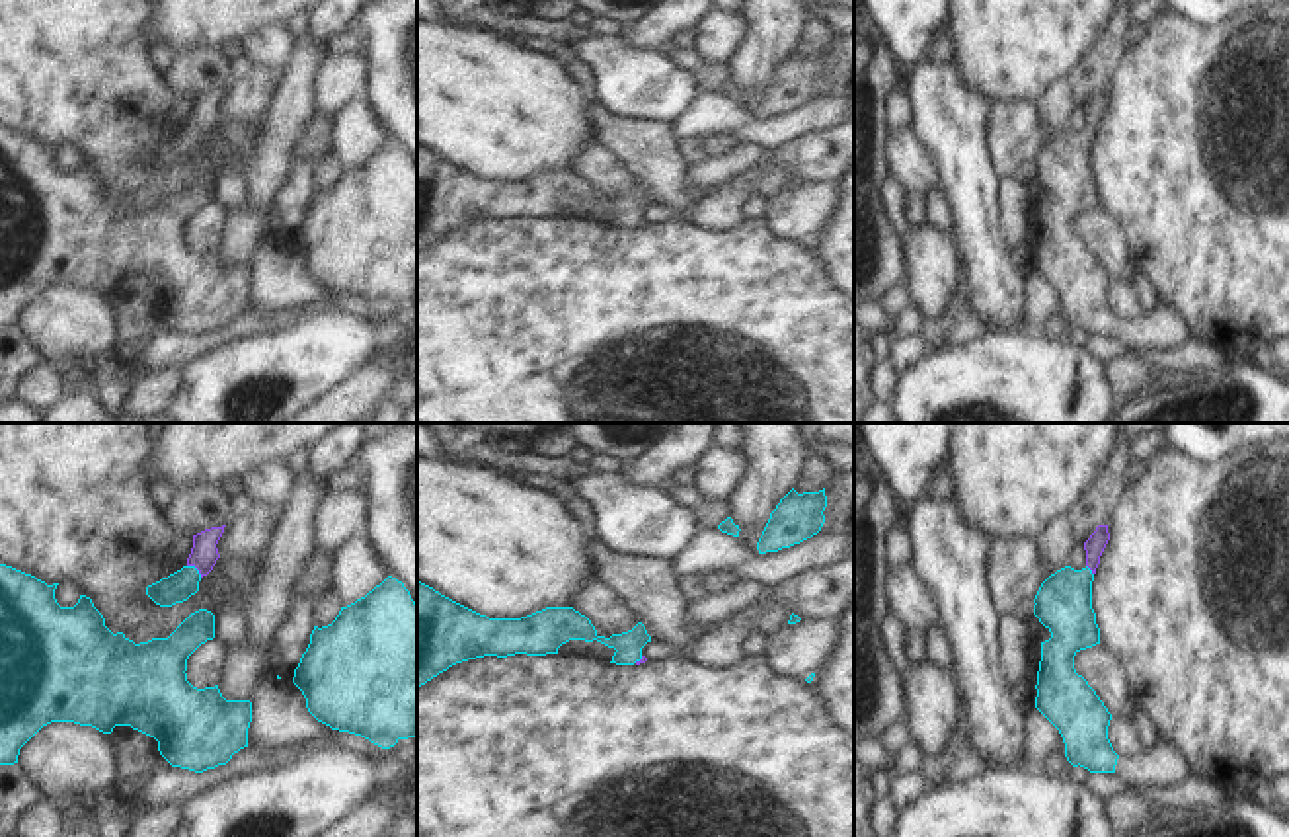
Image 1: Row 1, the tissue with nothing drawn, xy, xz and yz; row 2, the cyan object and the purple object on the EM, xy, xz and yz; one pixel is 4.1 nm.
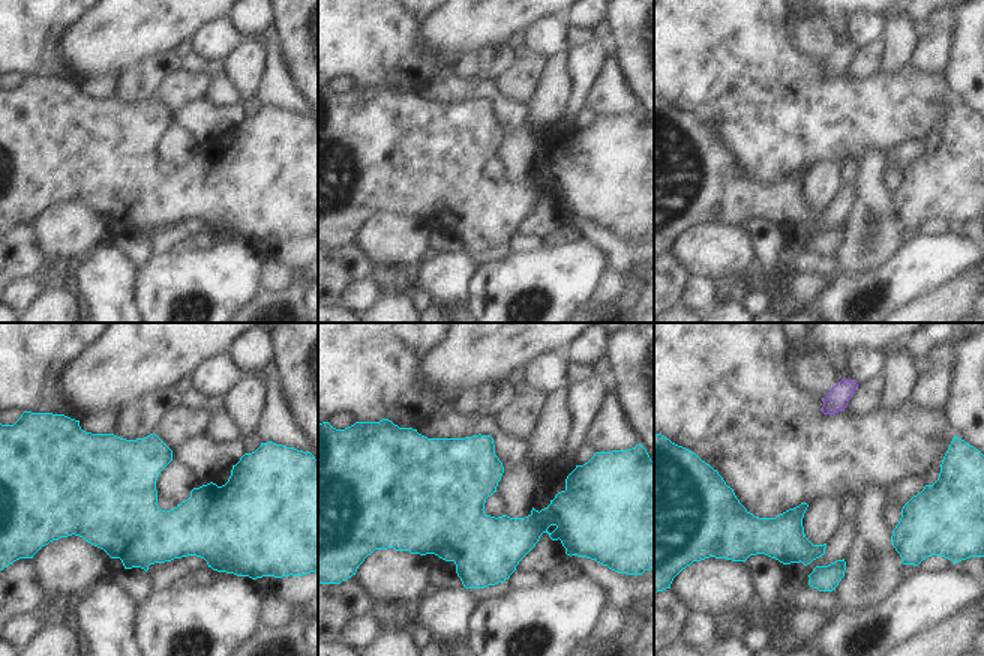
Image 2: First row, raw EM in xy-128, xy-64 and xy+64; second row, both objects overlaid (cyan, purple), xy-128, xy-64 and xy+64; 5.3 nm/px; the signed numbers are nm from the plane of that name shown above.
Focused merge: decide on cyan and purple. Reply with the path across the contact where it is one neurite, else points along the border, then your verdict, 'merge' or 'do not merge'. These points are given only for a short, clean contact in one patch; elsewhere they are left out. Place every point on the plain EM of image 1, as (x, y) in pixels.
across xy (180, 149), (195, 131), (203, 118) | merge

